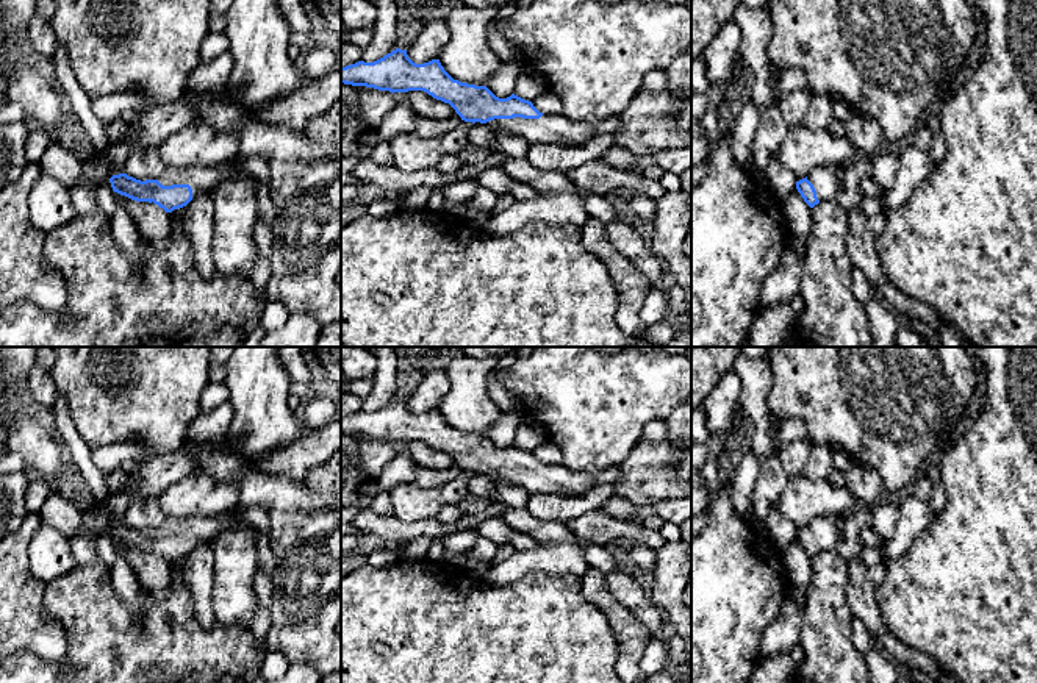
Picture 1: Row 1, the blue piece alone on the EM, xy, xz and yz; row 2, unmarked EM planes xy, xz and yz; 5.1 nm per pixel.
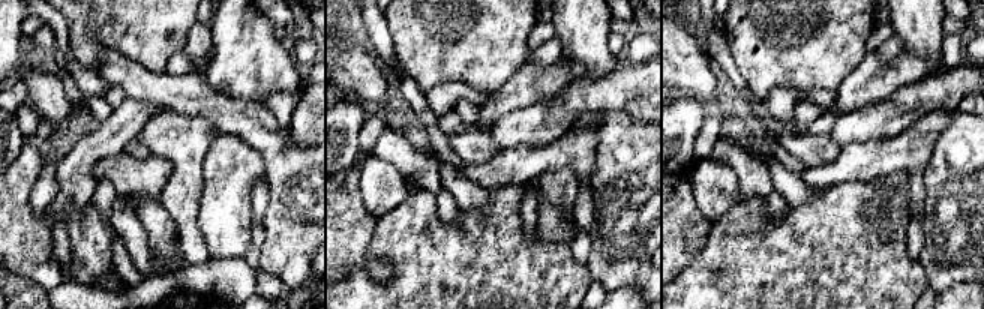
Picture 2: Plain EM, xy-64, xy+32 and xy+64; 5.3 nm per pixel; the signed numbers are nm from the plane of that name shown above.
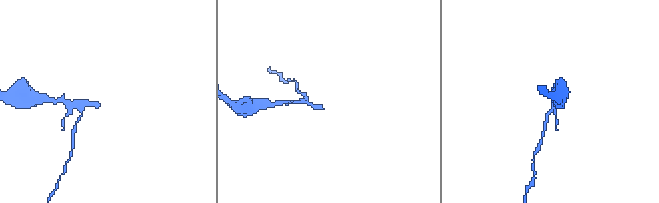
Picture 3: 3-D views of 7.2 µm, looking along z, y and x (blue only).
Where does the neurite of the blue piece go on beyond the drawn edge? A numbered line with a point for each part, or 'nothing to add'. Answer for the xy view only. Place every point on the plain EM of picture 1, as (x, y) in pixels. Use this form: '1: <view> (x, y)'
1: xy (200, 529)

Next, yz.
1: yz (825, 527)

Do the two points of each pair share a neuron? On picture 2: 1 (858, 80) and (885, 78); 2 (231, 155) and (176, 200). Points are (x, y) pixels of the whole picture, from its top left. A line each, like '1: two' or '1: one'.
1: one
2: two

